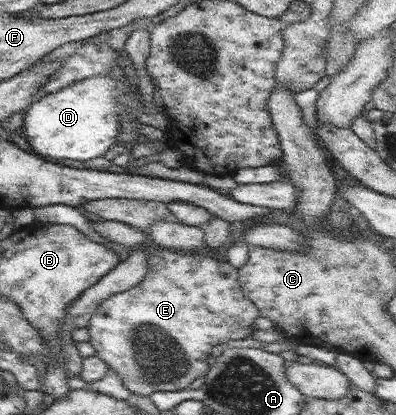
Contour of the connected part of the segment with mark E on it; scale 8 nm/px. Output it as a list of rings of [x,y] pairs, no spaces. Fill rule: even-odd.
[[[165,248],[151,252],[145,278],[137,286],[102,301],[91,316],[88,341],[132,393],[151,396],[155,391],[188,388],[195,379],[209,372],[207,358],[213,346],[252,336],[259,310],[245,297],[238,281],[238,268],[223,259],[223,252],[217,255],[206,249],[181,252]]]

